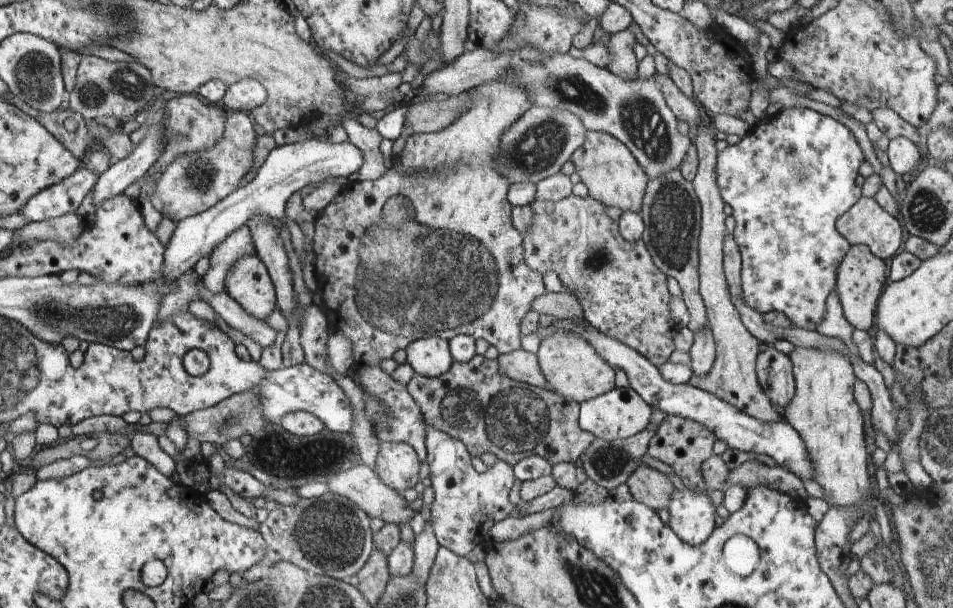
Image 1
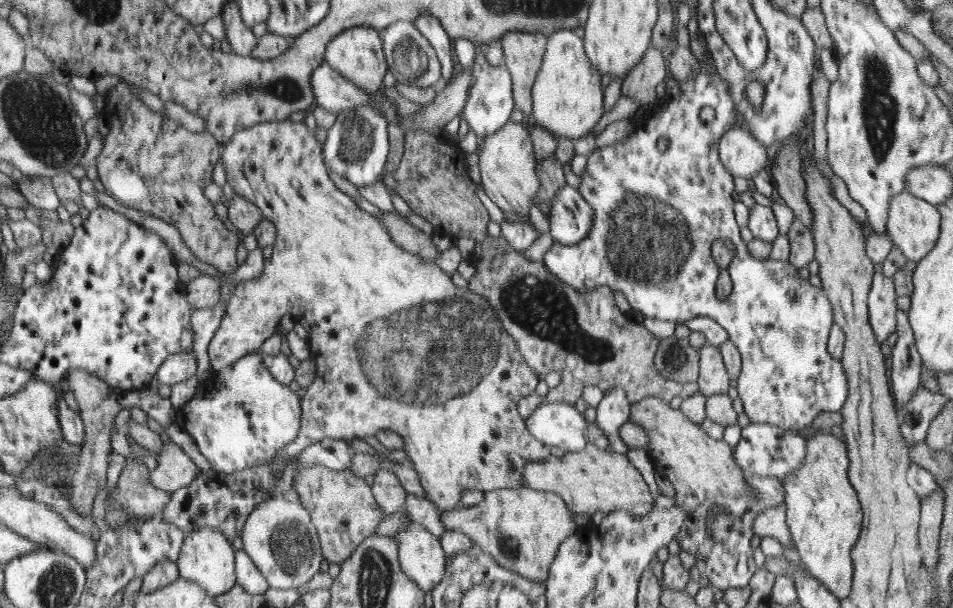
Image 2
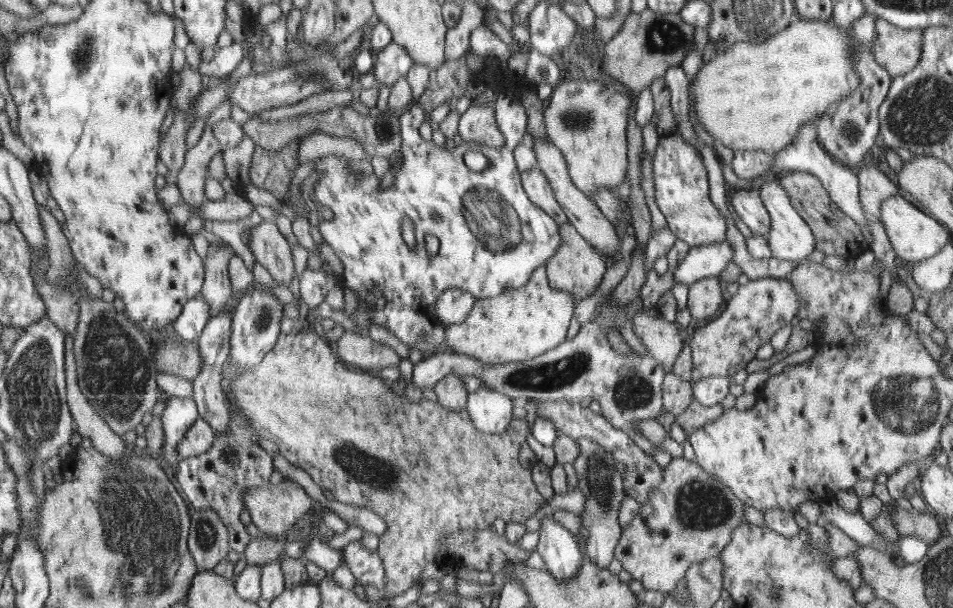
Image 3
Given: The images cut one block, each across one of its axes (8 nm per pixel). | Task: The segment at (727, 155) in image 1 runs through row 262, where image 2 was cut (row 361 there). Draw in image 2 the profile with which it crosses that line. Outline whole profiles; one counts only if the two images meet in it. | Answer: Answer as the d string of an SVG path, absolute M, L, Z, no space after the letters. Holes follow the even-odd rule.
M696 34L691 37L690 50L696 56L698 64L700 64L699 72L692 78L680 80L681 95L680 99L671 99L665 97L661 100L659 113L654 113L652 116L646 116L642 120L633 117L635 123L634 132L629 135L626 141L622 143L614 143L606 147L598 147L590 153L587 166L581 174L580 188L581 195L591 204L595 212L595 220L593 220L593 230L589 232L587 238L581 240L580 243L574 245L563 245L554 241L551 248L544 255L544 265L546 269L557 276L566 284L572 285L581 292L587 290L595 290L596 287L609 286L613 290L623 292L627 301L630 303L632 313L640 317L654 317L660 320L682 323L694 319L696 317L708 316L715 320L724 330L727 330L729 339L737 346L738 352L741 354L741 371L737 380L737 391L742 399L744 412L749 416L751 423L766 423L779 426L784 430L797 431L799 428L811 426L812 421L820 411L840 412L844 401L848 396L847 378L841 363L841 360L836 360L827 349L829 334L833 325L833 308L831 302L826 296L823 289L813 286L808 279L800 277L799 270L792 267L792 264L787 260L758 260L753 257L749 250L746 250L746 242L740 238L740 228L734 220L734 182L732 182L731 172L725 168L723 161L719 159L720 140L723 139L727 132L732 128L740 126L742 123L740 115L734 110L734 101L732 100L730 88L726 80L724 80L717 72L714 77L708 73L709 67L707 64L708 44L702 41ZM704 106L714 108L715 118L710 124L700 120L700 110ZM661 137L668 138L668 148L661 152L658 149L658 143Z

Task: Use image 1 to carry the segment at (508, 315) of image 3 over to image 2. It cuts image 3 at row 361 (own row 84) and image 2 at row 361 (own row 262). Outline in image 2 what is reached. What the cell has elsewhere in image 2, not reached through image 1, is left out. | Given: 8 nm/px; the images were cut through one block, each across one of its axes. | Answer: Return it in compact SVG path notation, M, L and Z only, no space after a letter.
M290 120L259 123L238 132L224 146L221 146L221 149L221 163L224 165L230 188L237 196L253 202L261 210L264 218L274 223L276 234L272 256L264 262L261 277L254 281L238 282L234 294L226 302L227 313L207 346L211 368L215 373L232 366L243 356L260 353L264 342L278 332L280 318L284 314L291 314L292 318L300 322L306 329L310 356L317 366L316 377L301 399L303 414L301 415L299 436L292 443L287 444L283 450L280 450L275 459L271 461L274 480L281 478L290 457L301 453L311 444L319 443L324 439L362 439L365 436L375 436L378 431L392 431L403 438L403 450L406 452L407 462L414 465L414 470L420 475L422 489L426 491L427 500L434 503L440 513L454 511L461 507L461 494L464 490L479 490L486 493L525 486L526 477L522 476L524 469L532 463L544 462L551 456L549 446L531 435L525 418L520 416L517 409L518 401L521 398L535 392L541 376L527 363L516 340L512 338L508 329L504 328L504 324L500 322L499 312L493 309L489 300L472 292L469 288L460 288L460 284L456 284L456 280L452 280L452 274L446 274L435 263L424 261L424 258L416 256L413 252L400 248L392 240L389 230L379 218L360 209L354 200L350 200L350 196L342 194L336 188L336 184L330 180L328 170L324 168L320 144L316 142L314 134L304 126L304 123Z

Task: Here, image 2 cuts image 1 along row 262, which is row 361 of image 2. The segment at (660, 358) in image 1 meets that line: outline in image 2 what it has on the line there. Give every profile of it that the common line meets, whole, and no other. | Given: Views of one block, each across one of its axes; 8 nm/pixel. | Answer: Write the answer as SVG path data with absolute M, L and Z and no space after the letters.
M488 232L488 237L484 241L476 241L475 244L475 249L473 250L471 256L471 262L474 268L476 268L476 275L474 275L474 277L468 281L470 285L469 289L472 292L486 297L489 300L489 303L492 304L493 309L496 309L496 312L499 312L500 322L504 324L504 328L507 328L512 338L516 340L518 347L520 348L520 352L523 353L523 356L527 359L527 363L531 365L538 375L543 377L549 372L552 372L552 370L556 370L562 374L563 380L561 384L554 388L548 388L548 394L545 397L547 401L564 401L574 405L576 400L584 400L582 396L584 396L585 386L598 386L598 388L604 392L610 390L611 388L621 386L631 404L639 402L640 400L644 400L645 398L651 398L651 396L654 398L661 398L662 400L665 400L669 403L670 400L672 400L672 398L676 398L676 396L686 398L687 396L690 396L690 394L695 394L696 390L698 390L696 382L680 383L678 381L672 380L670 377L665 377L657 369L655 364L655 354L659 348L659 344L661 343L660 340L658 340L655 335L650 333L648 328L644 327L644 323L642 322L642 318L640 316L636 316L636 314L629 311L622 312L622 310L616 306L616 303L614 302L614 294L616 294L616 290L613 290L613 288L603 284L603 286L596 287L595 290L587 290L587 292L578 291L575 288L572 288L572 285L566 284L557 276L552 275L552 273L546 269L544 262L528 261L528 259L524 258L523 253L524 251L518 251L515 248L512 248L512 245L503 236L492 238Z

